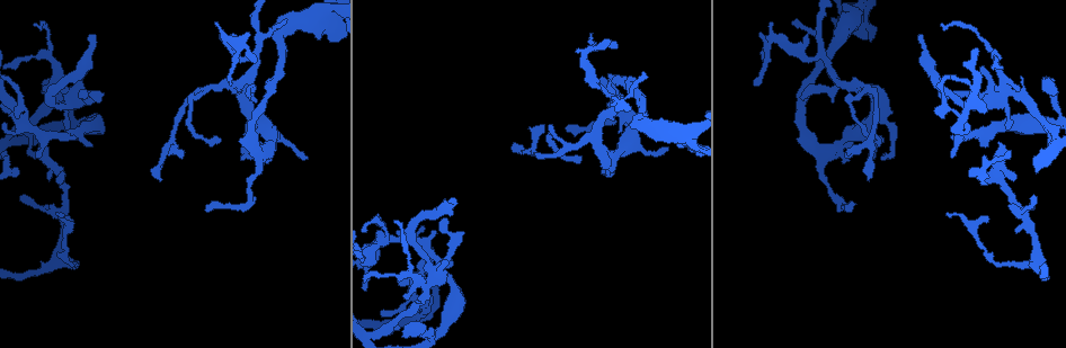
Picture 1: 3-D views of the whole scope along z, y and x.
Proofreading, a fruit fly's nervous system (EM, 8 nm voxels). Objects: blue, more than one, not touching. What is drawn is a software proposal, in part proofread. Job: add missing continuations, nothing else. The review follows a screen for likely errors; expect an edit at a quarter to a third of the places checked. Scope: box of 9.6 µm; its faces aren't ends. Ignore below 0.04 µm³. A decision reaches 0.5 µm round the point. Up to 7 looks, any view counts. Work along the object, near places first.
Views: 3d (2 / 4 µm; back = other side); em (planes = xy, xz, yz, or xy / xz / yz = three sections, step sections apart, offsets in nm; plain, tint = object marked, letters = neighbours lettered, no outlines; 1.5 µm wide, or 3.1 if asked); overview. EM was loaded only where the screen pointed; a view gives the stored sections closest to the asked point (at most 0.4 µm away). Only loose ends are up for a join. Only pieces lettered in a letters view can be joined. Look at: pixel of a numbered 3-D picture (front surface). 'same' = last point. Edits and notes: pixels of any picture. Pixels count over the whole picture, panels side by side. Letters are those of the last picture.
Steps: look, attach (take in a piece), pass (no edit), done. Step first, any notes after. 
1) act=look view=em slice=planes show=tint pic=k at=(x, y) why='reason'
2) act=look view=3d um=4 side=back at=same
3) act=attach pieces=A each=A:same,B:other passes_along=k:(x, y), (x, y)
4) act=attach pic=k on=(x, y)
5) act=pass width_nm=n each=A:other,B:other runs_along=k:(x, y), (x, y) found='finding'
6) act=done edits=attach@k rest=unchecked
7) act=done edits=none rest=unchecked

act=look view=em slice=yz step=4 show=letters pic=1 at=(609, 82) why='thin end'

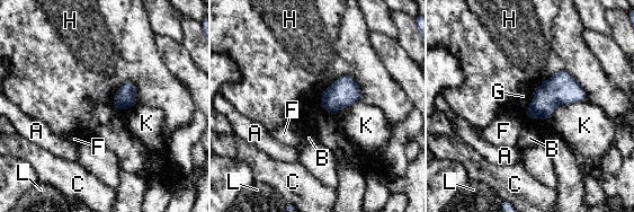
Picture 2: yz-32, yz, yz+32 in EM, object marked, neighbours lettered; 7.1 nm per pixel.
act=pass each=A:other,B:other,C:other,F:other,G:other,H:other,K:other,L:other found='none of them fits'

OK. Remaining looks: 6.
act=look view=em slice=planes show=tint pic=1 at=(867, 40) why='branch stops here'

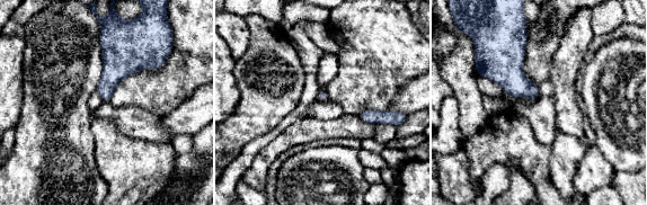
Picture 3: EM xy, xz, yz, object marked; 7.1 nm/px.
act=look view=em slice=planes show=letters at=same

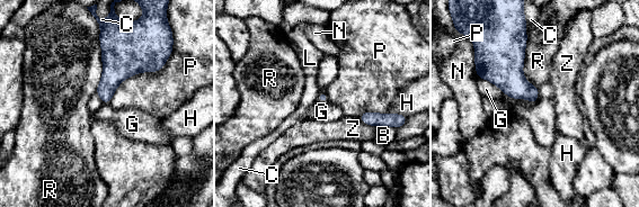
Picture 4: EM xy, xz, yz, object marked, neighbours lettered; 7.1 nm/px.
act=pass each=B:other,C:other,G:other,H:other,L:other,N:other,P:other,R:other,Z:other border=4:(479, 77), (496, 84), (509, 97) found='none of them fits'

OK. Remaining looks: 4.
act=look view=em slice=xz step=8 show=letters pic=1 at=(453, 263) why='branch stops here'

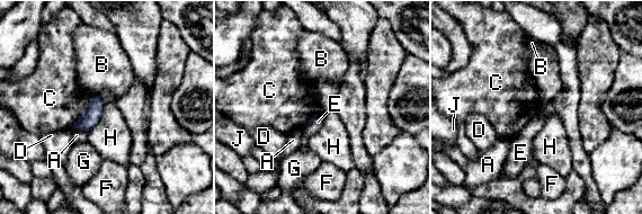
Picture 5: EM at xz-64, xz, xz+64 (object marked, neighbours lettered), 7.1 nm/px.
act=look view=em slice=planes show=letters at=same why='cut it another way'

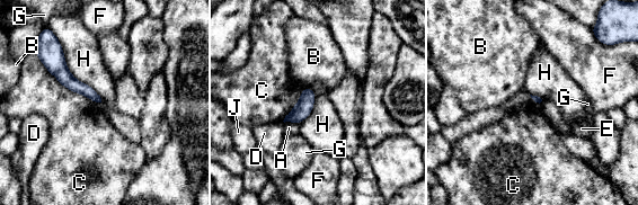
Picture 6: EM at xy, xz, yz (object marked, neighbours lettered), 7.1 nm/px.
act=pass each=A:other,B:other,C:other,D:other,E:other,F:other,G:other,H:other,J:other border=6:(52, 33), (68, 70), (102, 101) found='none of them fits'

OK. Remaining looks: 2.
act=done edits=none rest=unchecked

